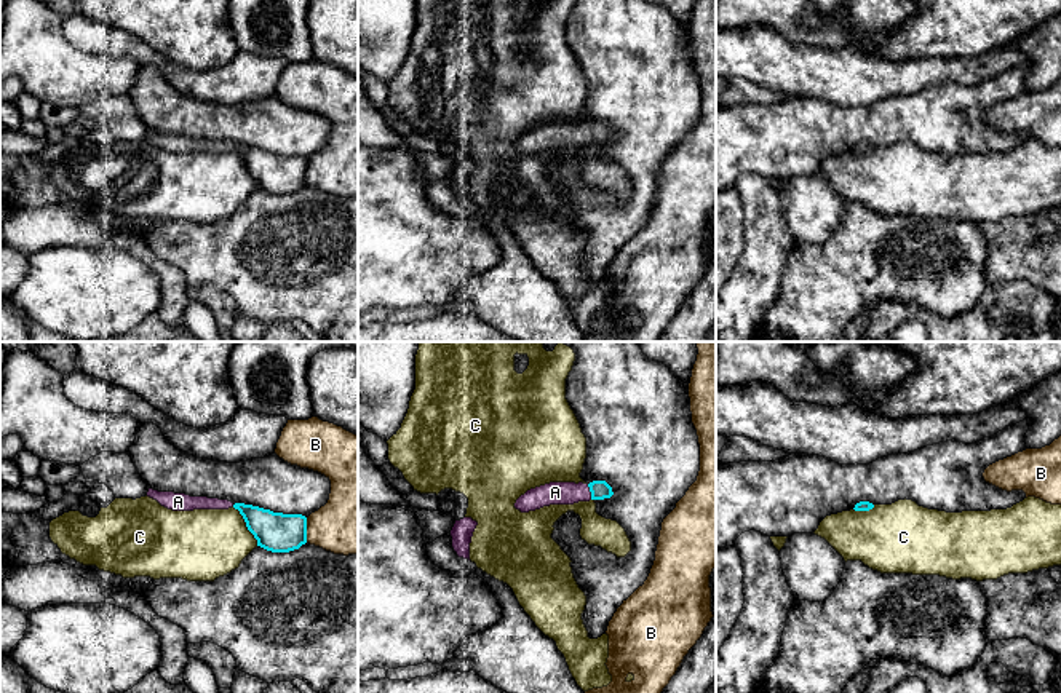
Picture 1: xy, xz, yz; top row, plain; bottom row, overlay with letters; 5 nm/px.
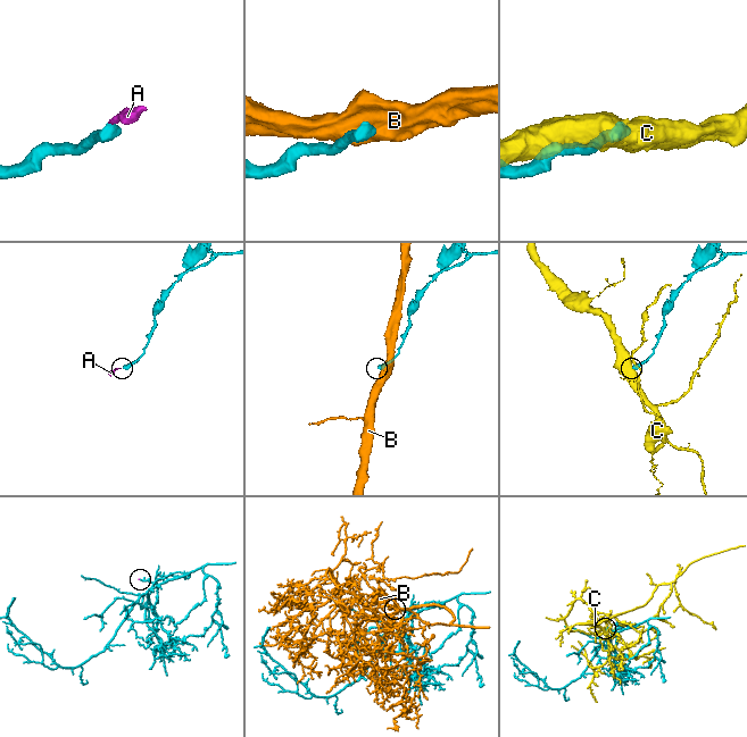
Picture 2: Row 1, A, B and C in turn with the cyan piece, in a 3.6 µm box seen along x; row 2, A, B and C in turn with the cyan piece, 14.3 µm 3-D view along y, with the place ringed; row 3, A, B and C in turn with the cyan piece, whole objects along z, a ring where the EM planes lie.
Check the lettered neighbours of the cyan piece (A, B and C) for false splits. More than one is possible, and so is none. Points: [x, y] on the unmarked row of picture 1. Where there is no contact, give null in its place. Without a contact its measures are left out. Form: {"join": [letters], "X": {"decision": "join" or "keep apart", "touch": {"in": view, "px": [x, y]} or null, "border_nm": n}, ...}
{"join": ["A"], "A": {"decision": "join", "touch": {"in": "xz", "px": [590, 133]}, "border_nm": 80}, "B": {"decision": "keep apart", "touch": {"in": "xy", "px": [305, 173]}, "border_nm": 130}, "C": {"decision": "keep apart", "touch": {"in": "xy", "px": [246, 168]}, "border_nm": 240}}

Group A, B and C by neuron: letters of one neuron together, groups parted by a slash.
A / B / C

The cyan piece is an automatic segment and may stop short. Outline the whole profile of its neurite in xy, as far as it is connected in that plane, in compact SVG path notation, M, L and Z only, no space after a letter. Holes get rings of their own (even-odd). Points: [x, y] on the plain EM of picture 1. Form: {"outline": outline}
{"outline": "M235 145L257 188L272 195L289 195L307 185L307 160L273 155L252 147Z"}

